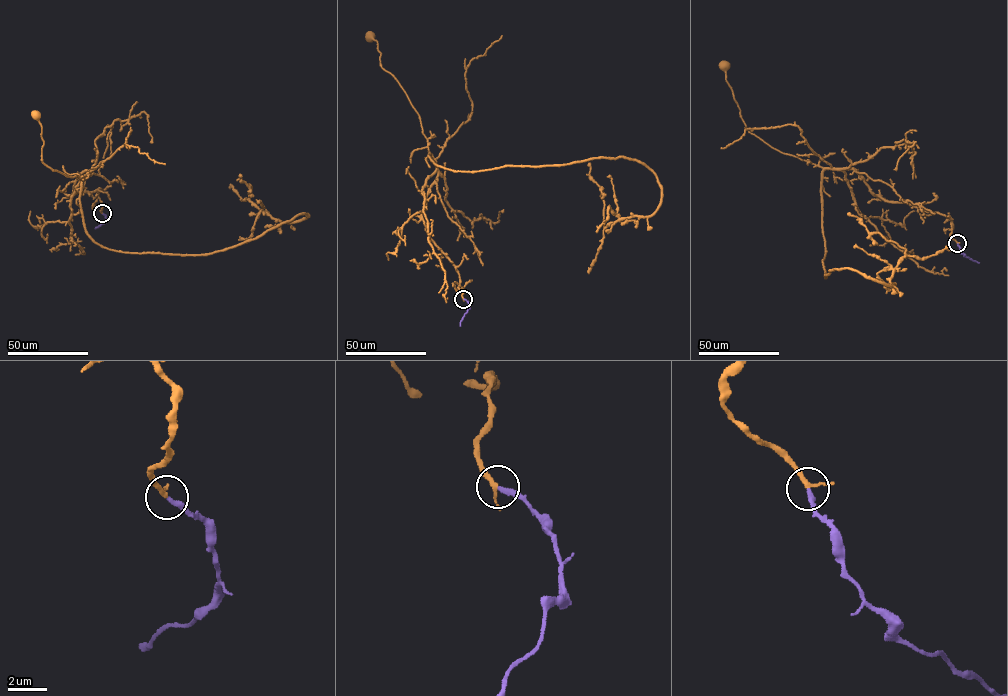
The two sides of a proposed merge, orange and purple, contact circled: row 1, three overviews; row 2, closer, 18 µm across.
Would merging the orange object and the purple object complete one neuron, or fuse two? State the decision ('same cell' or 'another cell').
same cell

